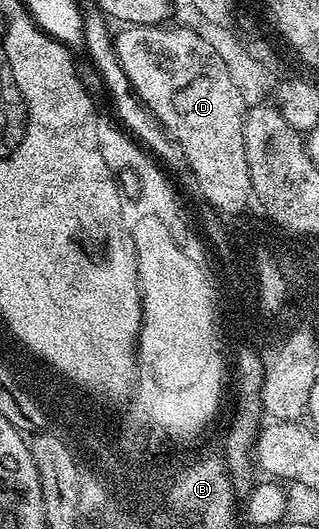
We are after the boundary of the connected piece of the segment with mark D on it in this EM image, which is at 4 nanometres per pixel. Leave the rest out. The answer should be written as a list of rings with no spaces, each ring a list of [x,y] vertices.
[[[133,24],[121,27],[114,41],[118,62],[126,72],[137,98],[160,120],[161,126],[182,146],[200,187],[200,196],[208,199],[217,212],[243,212],[252,196],[250,170],[244,145],[245,93],[234,84],[230,71],[202,38],[195,27],[168,28],[162,24]]]

